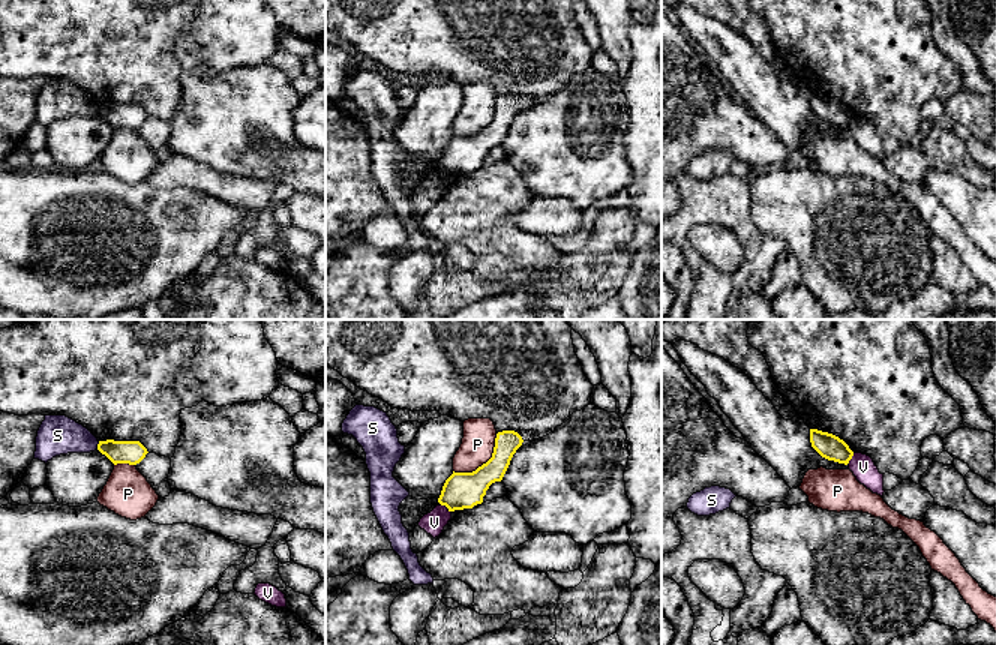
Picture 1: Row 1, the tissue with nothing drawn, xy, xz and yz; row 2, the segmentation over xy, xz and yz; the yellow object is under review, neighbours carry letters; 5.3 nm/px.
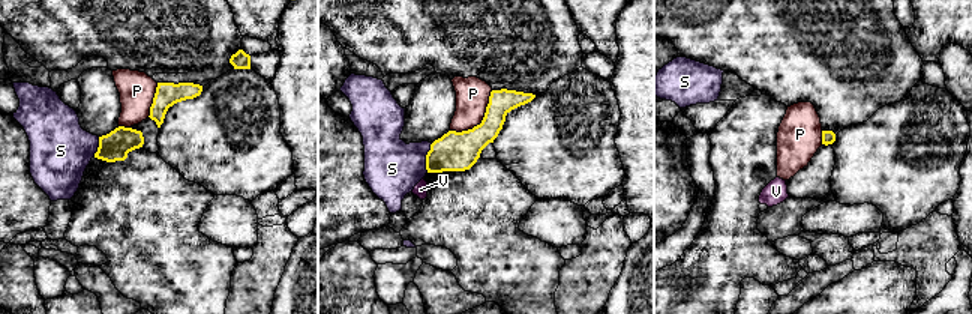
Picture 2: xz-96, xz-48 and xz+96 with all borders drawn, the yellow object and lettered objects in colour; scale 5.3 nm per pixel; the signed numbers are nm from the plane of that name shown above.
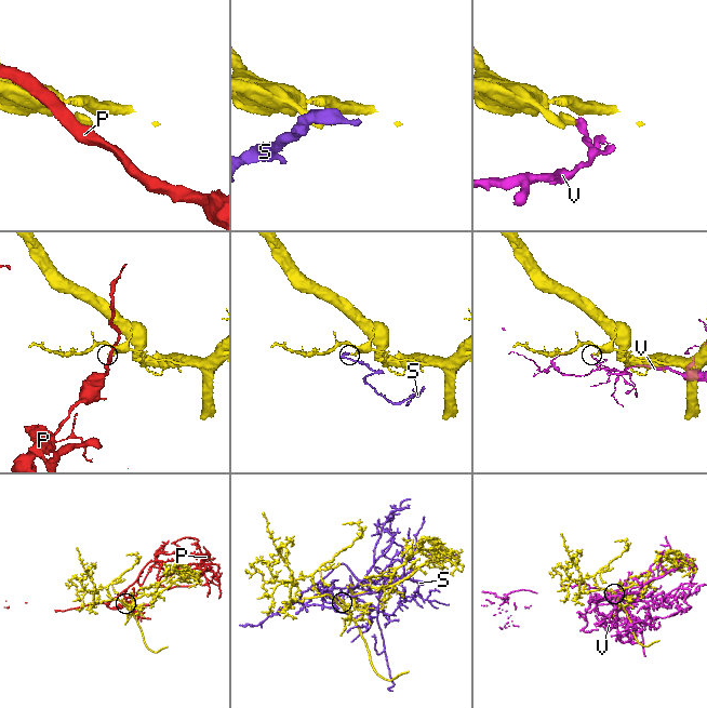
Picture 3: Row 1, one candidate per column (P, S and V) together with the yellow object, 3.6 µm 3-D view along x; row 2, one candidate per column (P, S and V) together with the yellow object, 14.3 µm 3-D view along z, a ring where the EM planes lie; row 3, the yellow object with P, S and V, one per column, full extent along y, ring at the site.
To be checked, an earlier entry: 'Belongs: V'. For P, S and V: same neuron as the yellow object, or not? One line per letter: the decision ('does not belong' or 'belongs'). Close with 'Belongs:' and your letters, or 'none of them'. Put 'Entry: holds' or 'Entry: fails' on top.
Entry: fails
P: does not belong
S: does not belong
V: does not belong
Belongs: none of them

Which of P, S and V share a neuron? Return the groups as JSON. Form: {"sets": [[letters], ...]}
{"sets": [["P"], ["S"], ["V"]]}

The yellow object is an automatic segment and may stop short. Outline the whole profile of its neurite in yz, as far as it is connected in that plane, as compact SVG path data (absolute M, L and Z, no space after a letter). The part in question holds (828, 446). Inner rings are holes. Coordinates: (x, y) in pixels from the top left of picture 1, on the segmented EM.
M810 429L810 442L812 447L828 460L848 465L854 456L854 452L843 440L828 432Z

